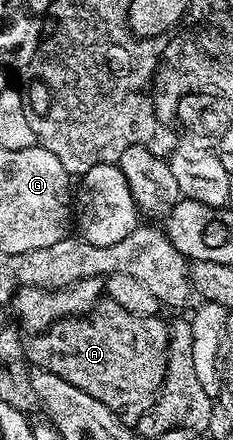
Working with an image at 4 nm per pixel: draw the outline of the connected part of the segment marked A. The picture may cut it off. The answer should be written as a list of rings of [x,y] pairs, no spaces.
[[[102,299],[91,312],[80,317],[65,317],[51,328],[32,334],[24,342],[23,353],[27,361],[29,357],[30,366],[59,375],[59,379],[67,379],[71,387],[79,387],[79,391],[87,391],[91,399],[99,399],[99,403],[103,403],[103,407],[107,407],[120,421],[136,423],[153,406],[165,381],[169,326],[161,320],[160,316],[131,315],[131,311],[123,311],[119,303]]]

